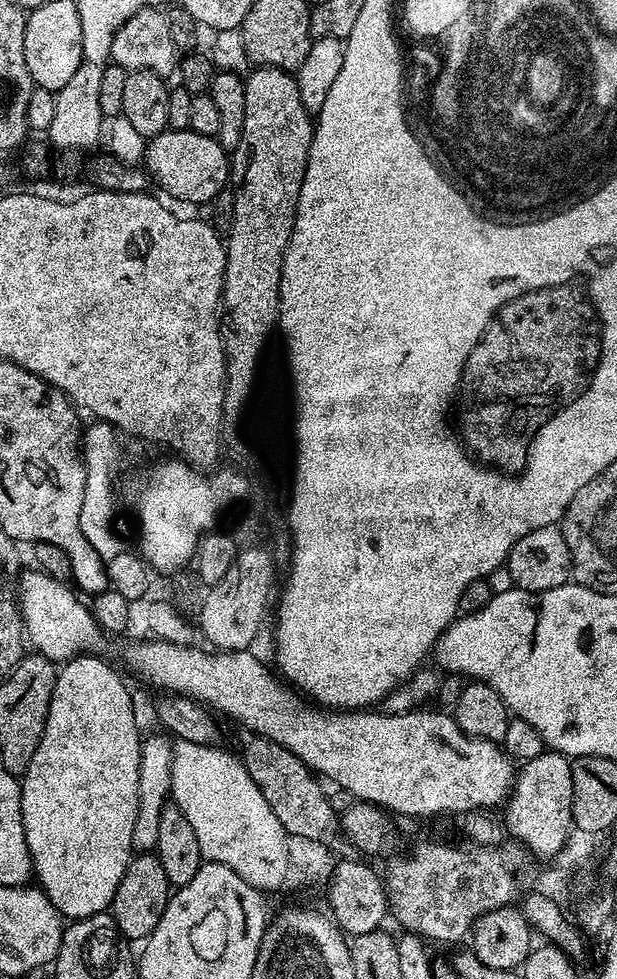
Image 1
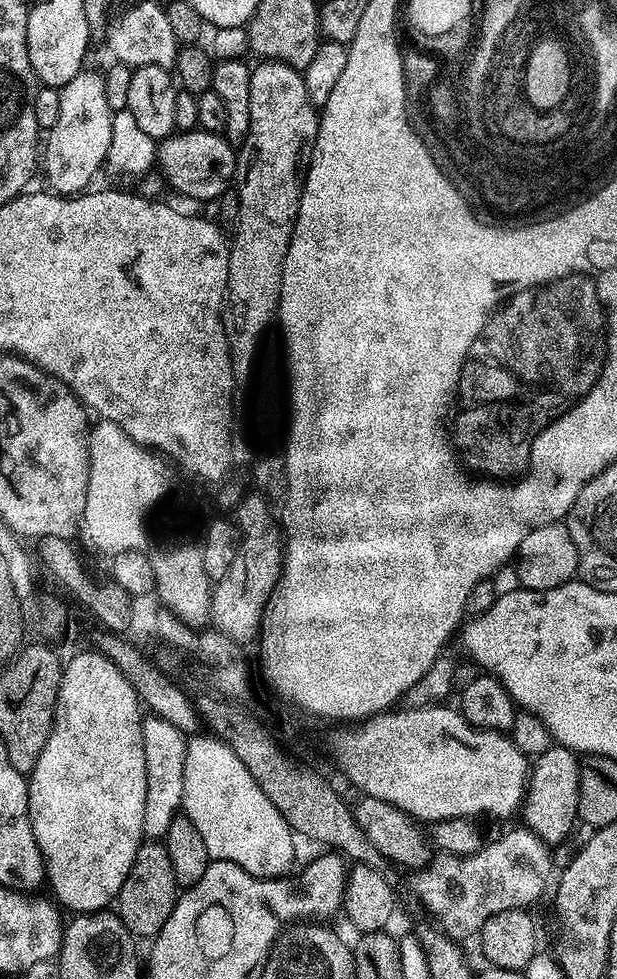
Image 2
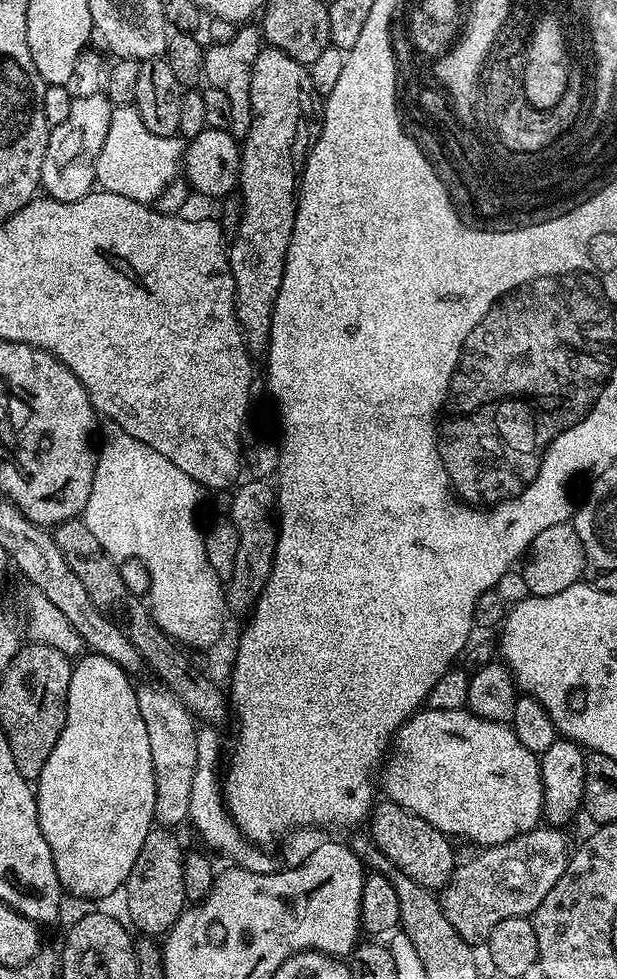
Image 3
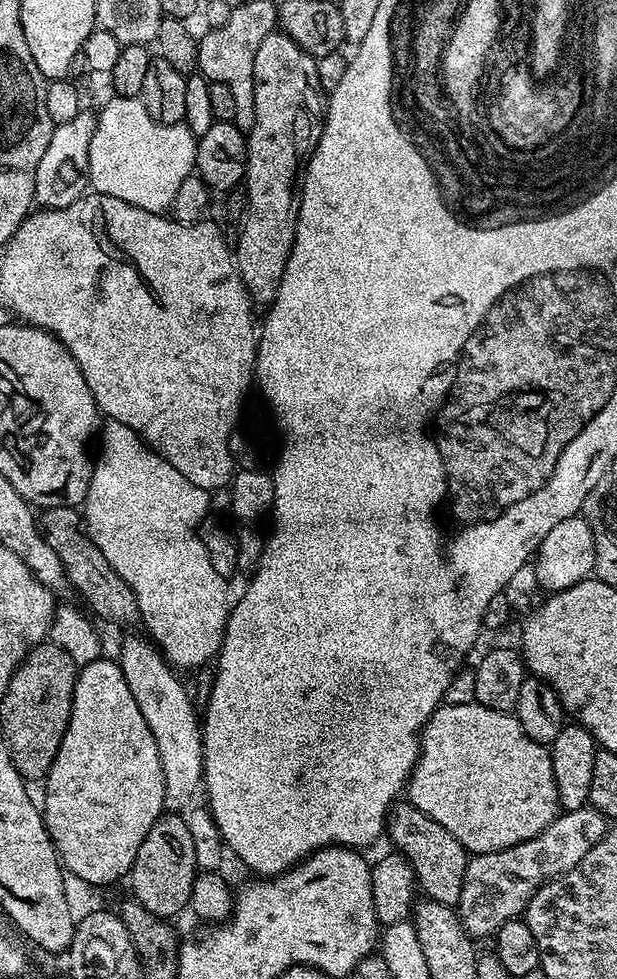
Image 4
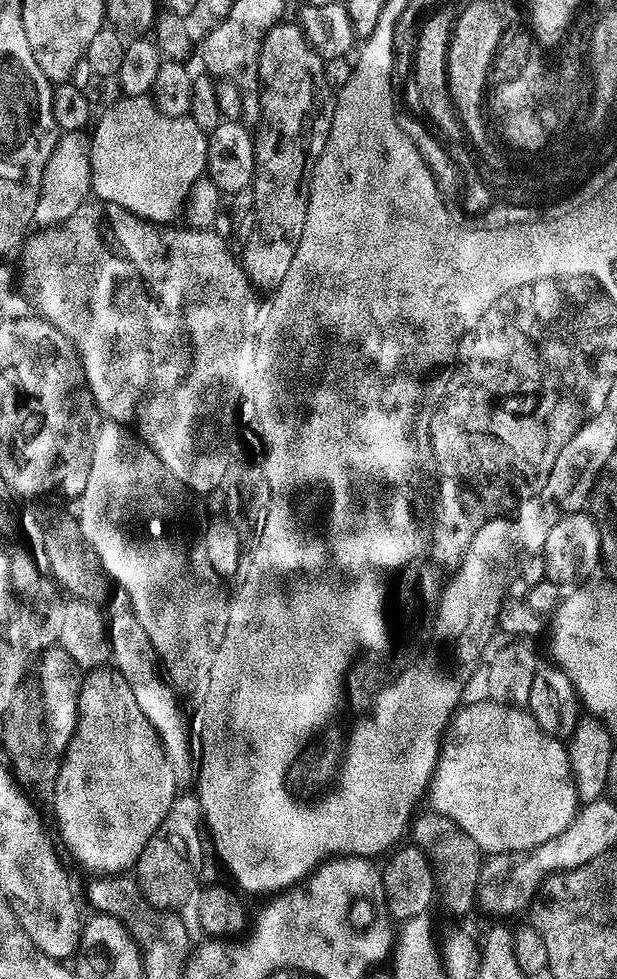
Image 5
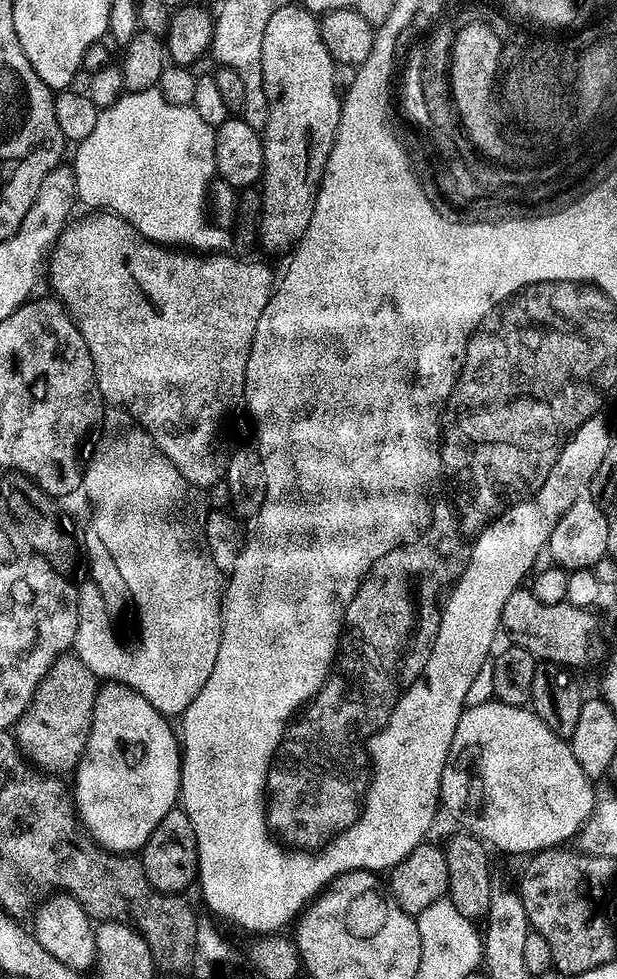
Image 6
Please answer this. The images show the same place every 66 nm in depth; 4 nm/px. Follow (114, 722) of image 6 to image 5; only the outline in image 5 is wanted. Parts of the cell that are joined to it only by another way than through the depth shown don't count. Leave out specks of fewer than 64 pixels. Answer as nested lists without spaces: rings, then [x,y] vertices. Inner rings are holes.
[[[112,666],[103,668],[93,668],[84,677],[84,685],[80,691],[79,698],[79,722],[76,724],[76,732],[72,736],[71,743],[64,755],[64,761],[60,764],[60,773],[56,775],[52,792],[52,806],[56,810],[56,818],[60,826],[60,836],[64,839],[65,844],[70,848],[71,854],[79,858],[84,865],[98,874],[124,874],[129,870],[135,869],[136,859],[142,854],[146,842],[150,842],[150,834],[162,826],[162,818],[173,811],[172,802],[176,798],[178,785],[174,778],[174,770],[170,770],[170,762],[166,760],[166,750],[151,722],[142,714],[137,700],[134,698],[134,690],[130,690],[130,682],[122,678],[122,674]]]

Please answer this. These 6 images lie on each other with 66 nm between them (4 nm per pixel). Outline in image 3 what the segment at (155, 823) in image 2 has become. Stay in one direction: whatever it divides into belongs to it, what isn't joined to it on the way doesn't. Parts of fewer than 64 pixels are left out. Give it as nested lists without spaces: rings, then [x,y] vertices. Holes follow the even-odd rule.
[[[163,683],[139,685],[136,688],[138,710],[142,710],[142,722],[146,722],[146,735],[150,738],[150,758],[154,762],[154,790],[156,791],[155,823],[161,828],[175,829],[175,824],[185,823],[190,810],[190,785],[194,783],[194,770],[198,750],[196,749],[197,721],[186,710],[186,706]]]

